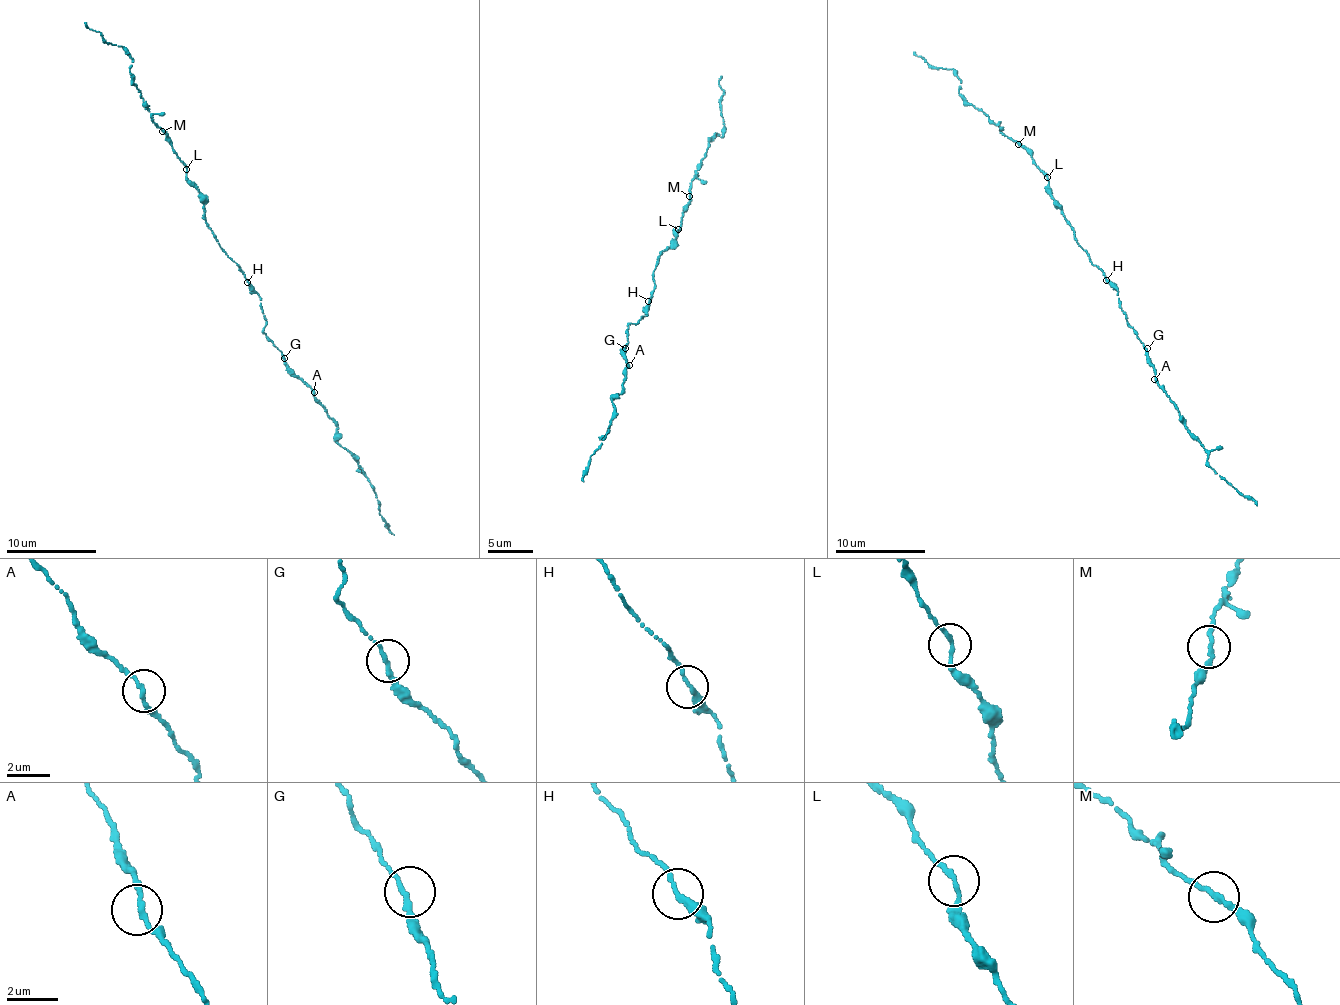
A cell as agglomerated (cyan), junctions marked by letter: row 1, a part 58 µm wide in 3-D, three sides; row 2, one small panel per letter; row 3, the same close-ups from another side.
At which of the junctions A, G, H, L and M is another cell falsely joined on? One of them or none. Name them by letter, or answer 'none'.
none

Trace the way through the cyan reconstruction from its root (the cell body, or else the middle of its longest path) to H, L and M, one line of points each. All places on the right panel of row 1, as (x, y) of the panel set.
H: (1097, 267), (1106, 280)
L: (1097, 267), (1078, 244), (1073, 229), (1062, 214), (1062, 207), (1052, 196), (1047, 177)
M: (1097, 267), (1078, 244), (1073, 229), (1062, 214), (1062, 207), (1051, 194), (1049, 179), (1018, 143)

